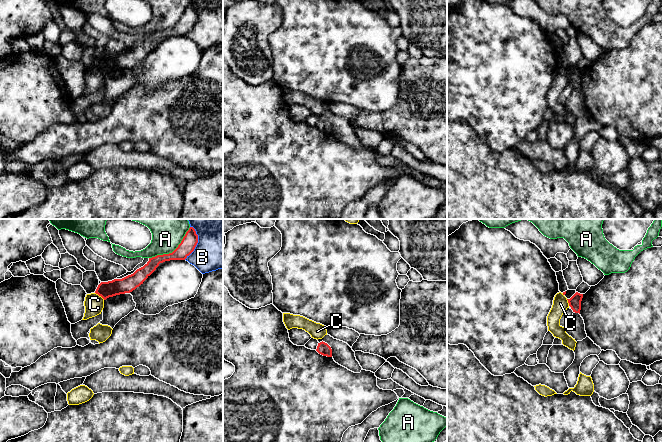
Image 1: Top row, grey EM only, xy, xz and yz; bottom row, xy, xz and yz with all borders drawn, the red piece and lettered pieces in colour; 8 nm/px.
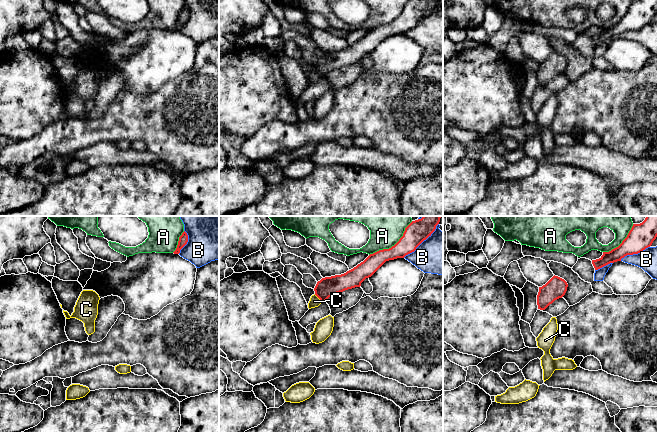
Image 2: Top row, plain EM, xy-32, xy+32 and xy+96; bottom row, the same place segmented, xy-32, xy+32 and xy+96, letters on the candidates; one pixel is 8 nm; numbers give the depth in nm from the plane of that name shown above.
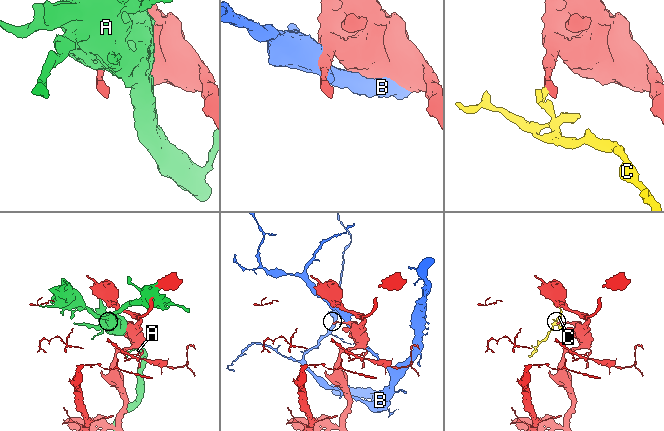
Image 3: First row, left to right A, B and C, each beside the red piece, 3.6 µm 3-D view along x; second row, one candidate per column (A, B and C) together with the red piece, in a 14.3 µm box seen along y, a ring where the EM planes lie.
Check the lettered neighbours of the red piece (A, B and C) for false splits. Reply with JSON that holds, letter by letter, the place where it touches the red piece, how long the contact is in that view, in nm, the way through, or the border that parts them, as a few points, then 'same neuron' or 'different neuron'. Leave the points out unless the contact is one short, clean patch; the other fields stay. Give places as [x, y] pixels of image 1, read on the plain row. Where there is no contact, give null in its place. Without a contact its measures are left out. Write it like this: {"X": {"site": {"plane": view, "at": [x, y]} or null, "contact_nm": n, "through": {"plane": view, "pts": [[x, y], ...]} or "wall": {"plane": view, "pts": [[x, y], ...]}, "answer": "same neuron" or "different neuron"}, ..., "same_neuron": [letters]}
{"A": {"site": {"plane": "xy", "at": [173, 27]}, "contact_nm": 420, "answer": "different neuron"}, "B": {"site": {"plane": "xy", "at": [197, 18]}, "contact_nm": 280, "answer": "different neuron"}, "C": {"site": {"plane": "xy", "at": [100, 71]}, "contact_nm": 100, "wall": {"plane": "xy", "pts": [[95, 68], [104, 75]]}, "answer": "different neuron"}, "same_neuron": []}

